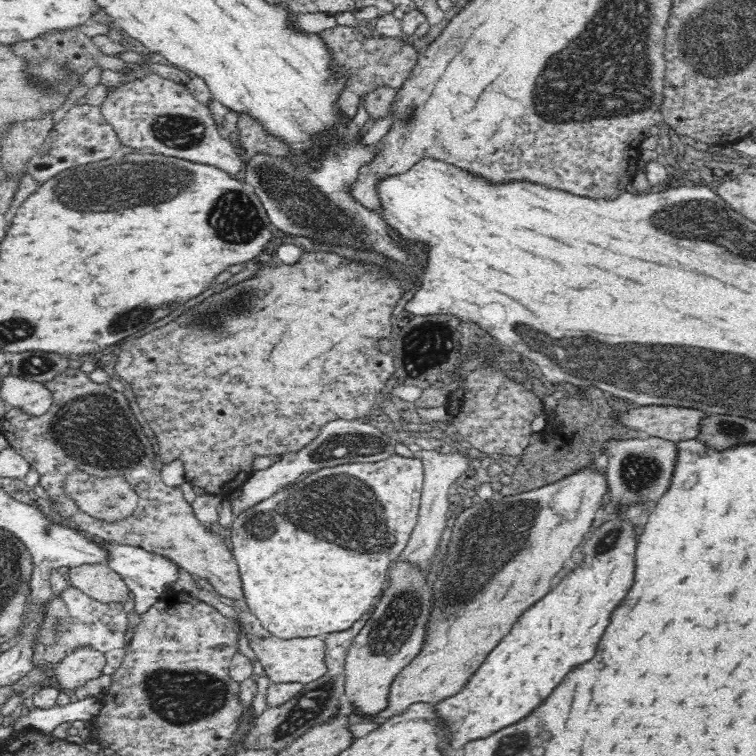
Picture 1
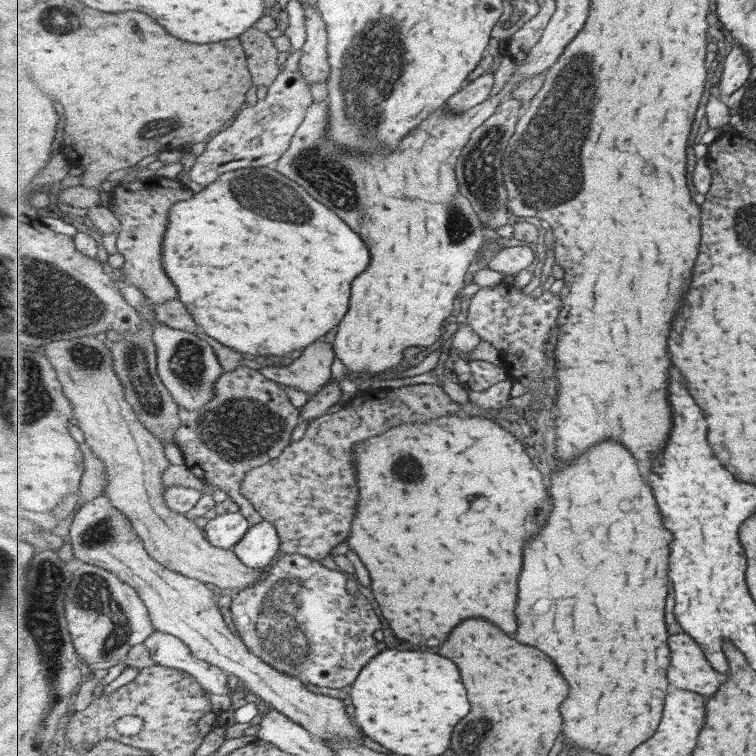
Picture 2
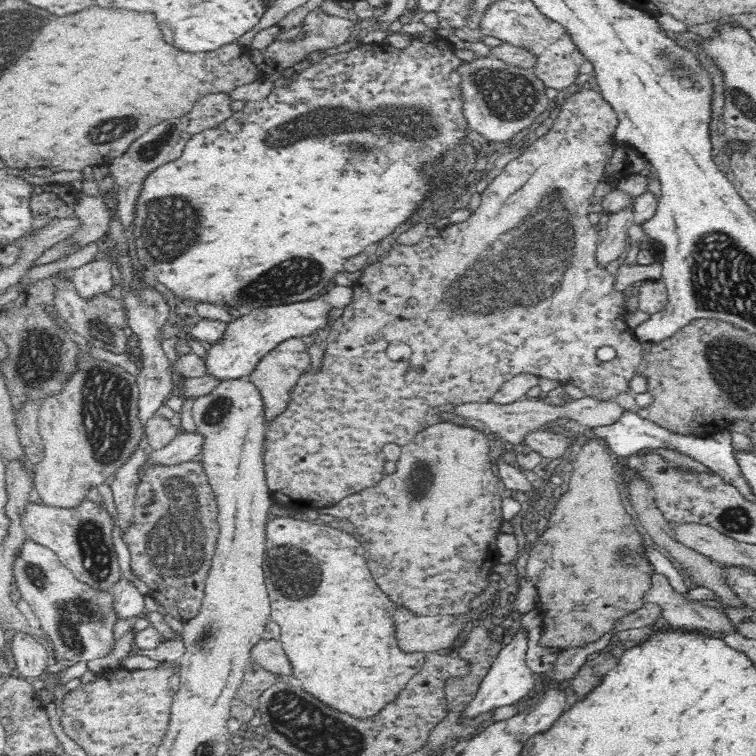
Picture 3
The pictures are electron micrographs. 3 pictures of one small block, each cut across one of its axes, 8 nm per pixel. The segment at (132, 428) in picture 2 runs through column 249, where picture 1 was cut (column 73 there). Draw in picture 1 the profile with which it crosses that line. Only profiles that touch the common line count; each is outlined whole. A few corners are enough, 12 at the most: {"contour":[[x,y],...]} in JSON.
{"contour":[[104,563],[72,566],[65,577],[104,604],[126,603],[124,579]]}

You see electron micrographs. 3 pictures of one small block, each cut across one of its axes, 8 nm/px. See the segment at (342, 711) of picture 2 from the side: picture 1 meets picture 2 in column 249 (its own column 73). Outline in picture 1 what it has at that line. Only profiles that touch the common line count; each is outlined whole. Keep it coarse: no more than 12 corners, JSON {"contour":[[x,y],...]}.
{"contour":[[80,645],[53,669],[62,690],[103,674],[104,653]]}

